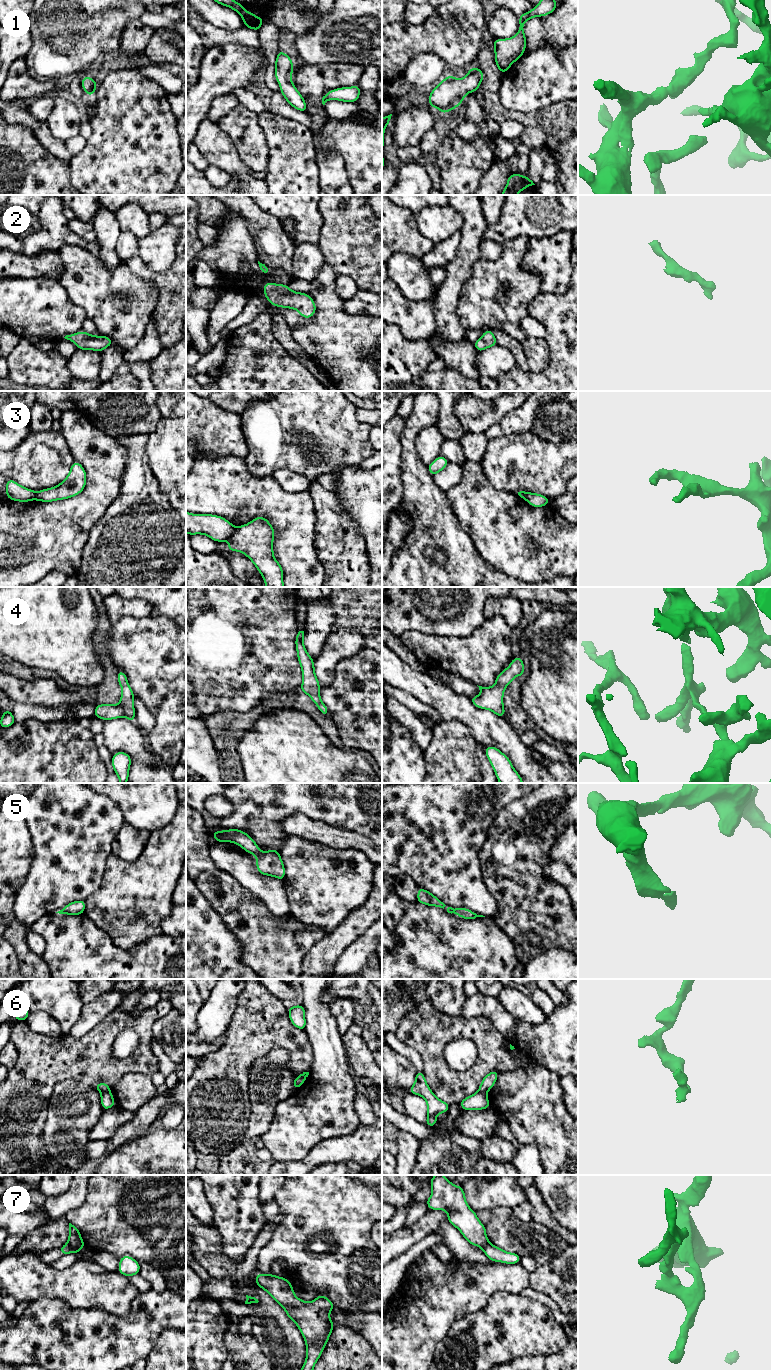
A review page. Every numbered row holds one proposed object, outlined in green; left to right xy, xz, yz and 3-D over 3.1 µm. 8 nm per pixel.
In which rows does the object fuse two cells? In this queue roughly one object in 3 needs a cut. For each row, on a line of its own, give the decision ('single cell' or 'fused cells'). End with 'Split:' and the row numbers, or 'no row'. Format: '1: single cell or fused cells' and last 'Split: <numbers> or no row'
1: single cell
2: single cell
3: fused cells
4: single cell
5: single cell
6: fused cells
7: fused cells
Split: 3, 6, 7

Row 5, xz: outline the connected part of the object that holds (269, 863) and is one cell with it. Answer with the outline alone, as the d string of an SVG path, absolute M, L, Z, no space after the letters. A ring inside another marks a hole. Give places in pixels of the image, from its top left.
M229 829L211 833L217 842L232 842L239 845L246 852L257 857L256 867L261 875L273 876L280 880L285 879L285 867L276 849L263 852L258 848L255 840L239 829Z

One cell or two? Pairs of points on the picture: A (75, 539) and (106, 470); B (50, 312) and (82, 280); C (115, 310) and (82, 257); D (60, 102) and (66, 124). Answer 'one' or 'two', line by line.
A: one
B: two
C: one
D: one

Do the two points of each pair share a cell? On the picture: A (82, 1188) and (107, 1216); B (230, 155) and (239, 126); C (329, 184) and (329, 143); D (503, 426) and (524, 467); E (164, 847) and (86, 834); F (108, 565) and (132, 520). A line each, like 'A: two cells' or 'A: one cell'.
A: two cells
B: two cells
C: two cells
D: two cells
E: two cells
F: one cell

